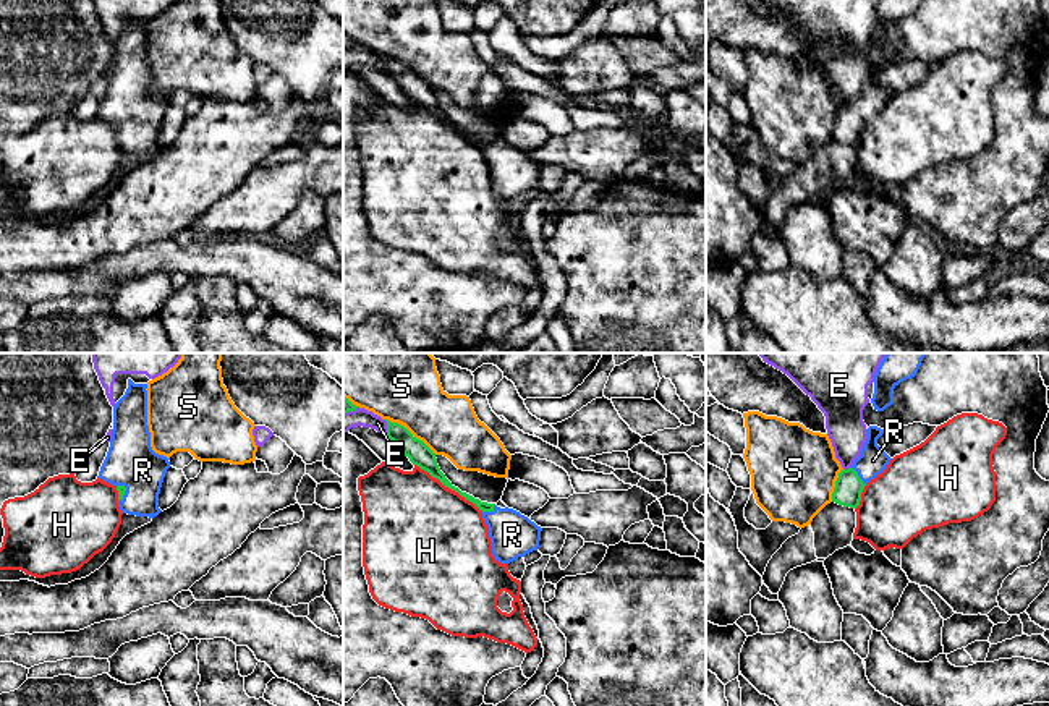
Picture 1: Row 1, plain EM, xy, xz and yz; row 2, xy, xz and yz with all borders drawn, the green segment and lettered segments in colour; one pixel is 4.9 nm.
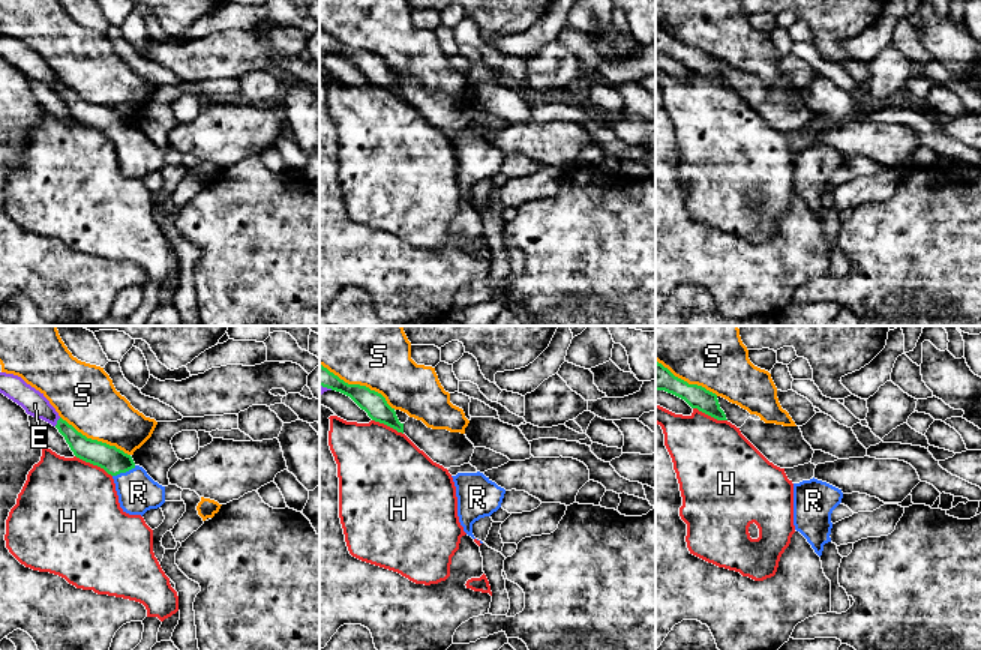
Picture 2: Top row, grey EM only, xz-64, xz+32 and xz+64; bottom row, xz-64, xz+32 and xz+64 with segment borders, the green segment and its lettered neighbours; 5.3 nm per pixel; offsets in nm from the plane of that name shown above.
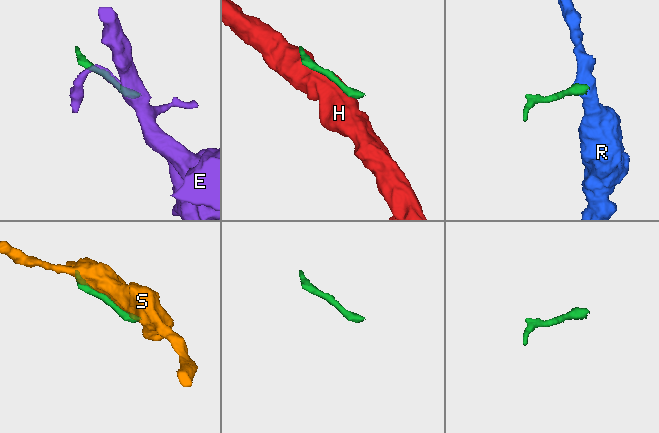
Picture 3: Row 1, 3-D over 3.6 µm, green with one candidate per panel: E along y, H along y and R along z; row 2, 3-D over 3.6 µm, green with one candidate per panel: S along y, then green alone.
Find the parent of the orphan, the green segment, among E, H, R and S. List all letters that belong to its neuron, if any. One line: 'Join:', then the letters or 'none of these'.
Join: R

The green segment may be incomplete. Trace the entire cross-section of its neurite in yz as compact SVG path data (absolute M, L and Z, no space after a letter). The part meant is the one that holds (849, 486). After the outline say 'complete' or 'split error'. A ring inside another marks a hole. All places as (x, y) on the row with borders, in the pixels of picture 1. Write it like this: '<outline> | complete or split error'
M877 426L868 427L868 439L861 449L861 455L848 470L842 470L835 481L832 502L856 508L861 500L864 486L881 474L892 460L879 445L877 439L885 432Z | split error

